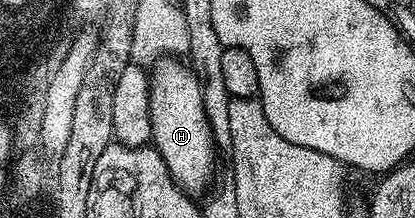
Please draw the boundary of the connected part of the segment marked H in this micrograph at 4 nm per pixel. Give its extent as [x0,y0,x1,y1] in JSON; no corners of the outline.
[149,58,217,194]

